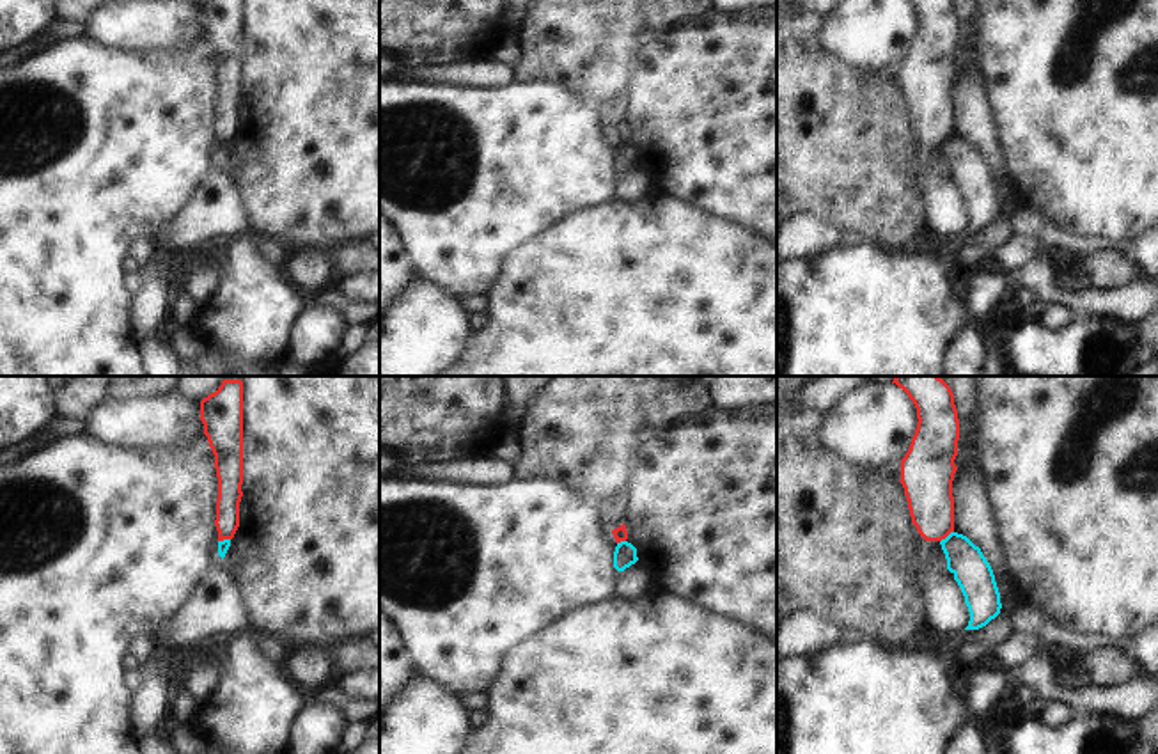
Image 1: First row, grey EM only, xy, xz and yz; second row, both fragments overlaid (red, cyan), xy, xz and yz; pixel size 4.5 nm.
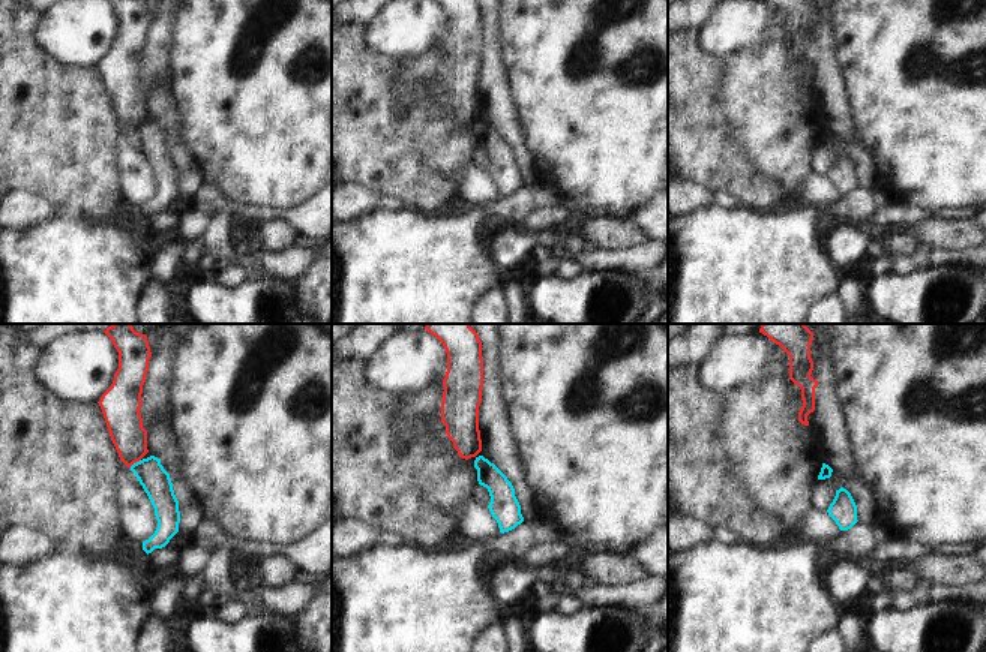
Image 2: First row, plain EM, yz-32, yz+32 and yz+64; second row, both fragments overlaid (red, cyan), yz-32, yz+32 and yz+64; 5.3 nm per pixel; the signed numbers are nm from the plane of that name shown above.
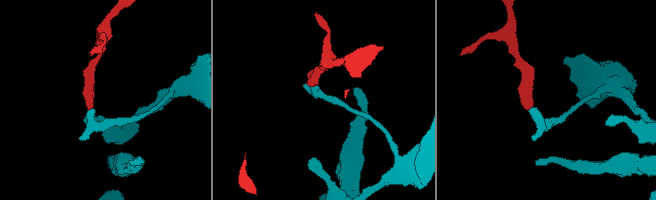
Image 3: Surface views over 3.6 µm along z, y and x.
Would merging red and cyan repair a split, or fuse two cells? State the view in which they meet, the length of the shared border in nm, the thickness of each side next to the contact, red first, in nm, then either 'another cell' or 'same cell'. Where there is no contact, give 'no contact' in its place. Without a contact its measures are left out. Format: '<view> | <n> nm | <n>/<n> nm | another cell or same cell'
yz | 80 nm | 220/170 nm | another cell

